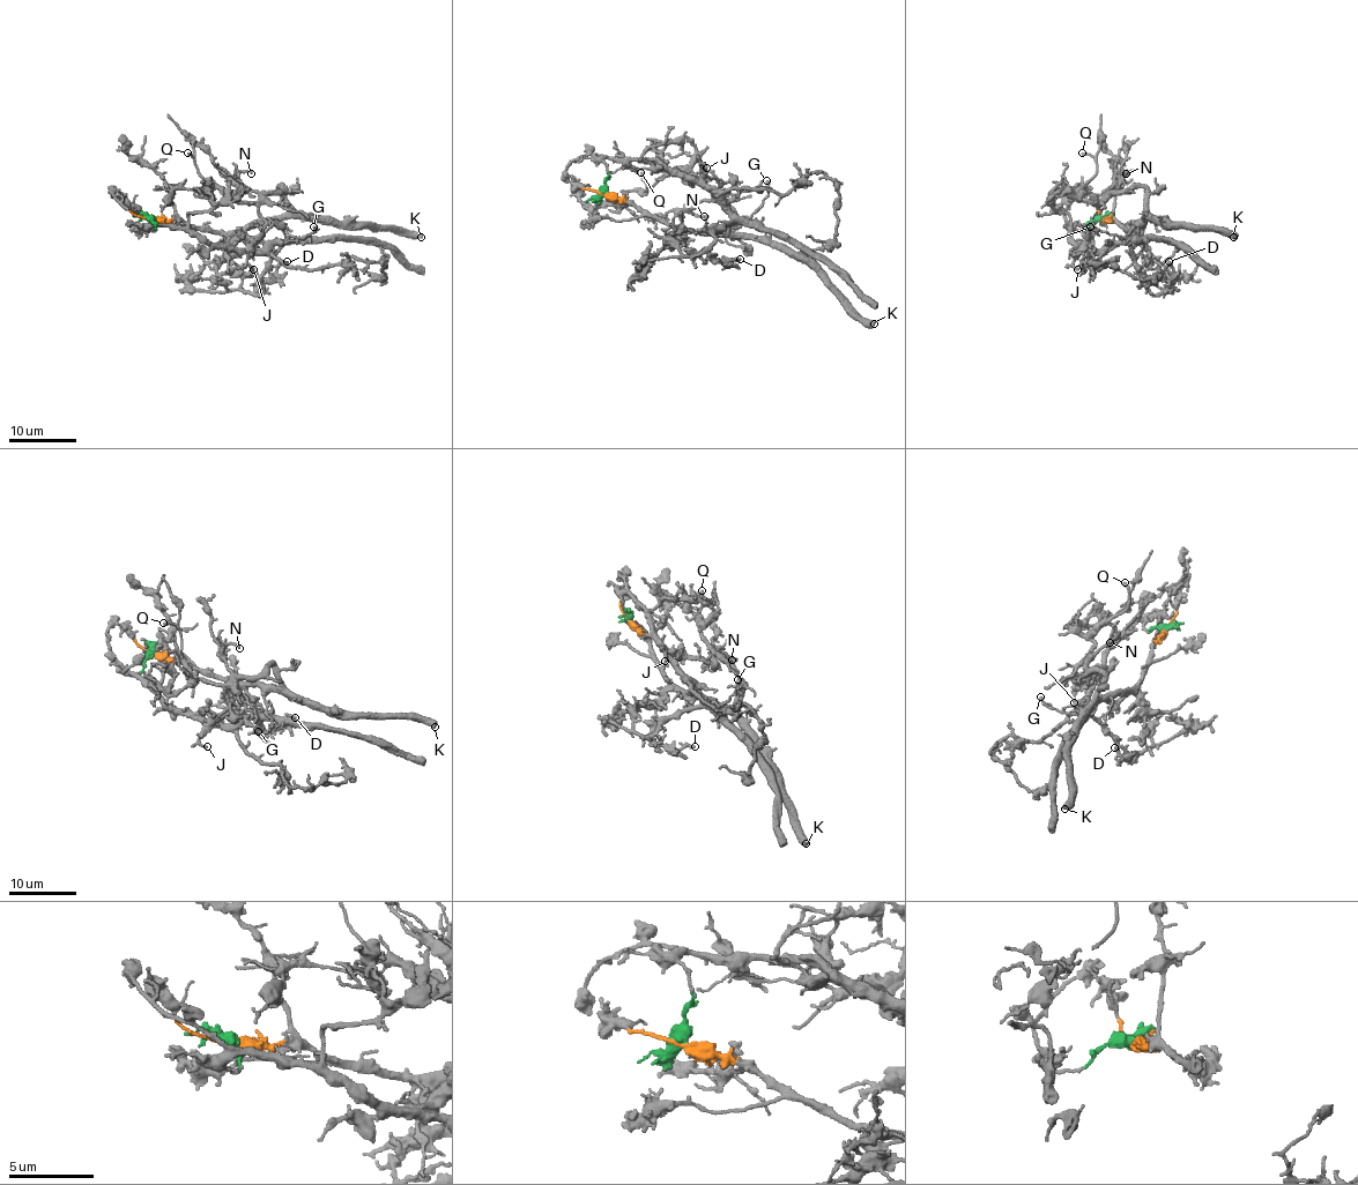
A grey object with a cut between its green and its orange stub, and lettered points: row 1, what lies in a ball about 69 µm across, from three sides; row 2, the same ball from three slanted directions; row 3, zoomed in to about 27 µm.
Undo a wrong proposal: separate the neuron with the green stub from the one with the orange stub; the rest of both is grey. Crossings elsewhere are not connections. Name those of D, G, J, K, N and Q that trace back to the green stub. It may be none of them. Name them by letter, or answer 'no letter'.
D, J

